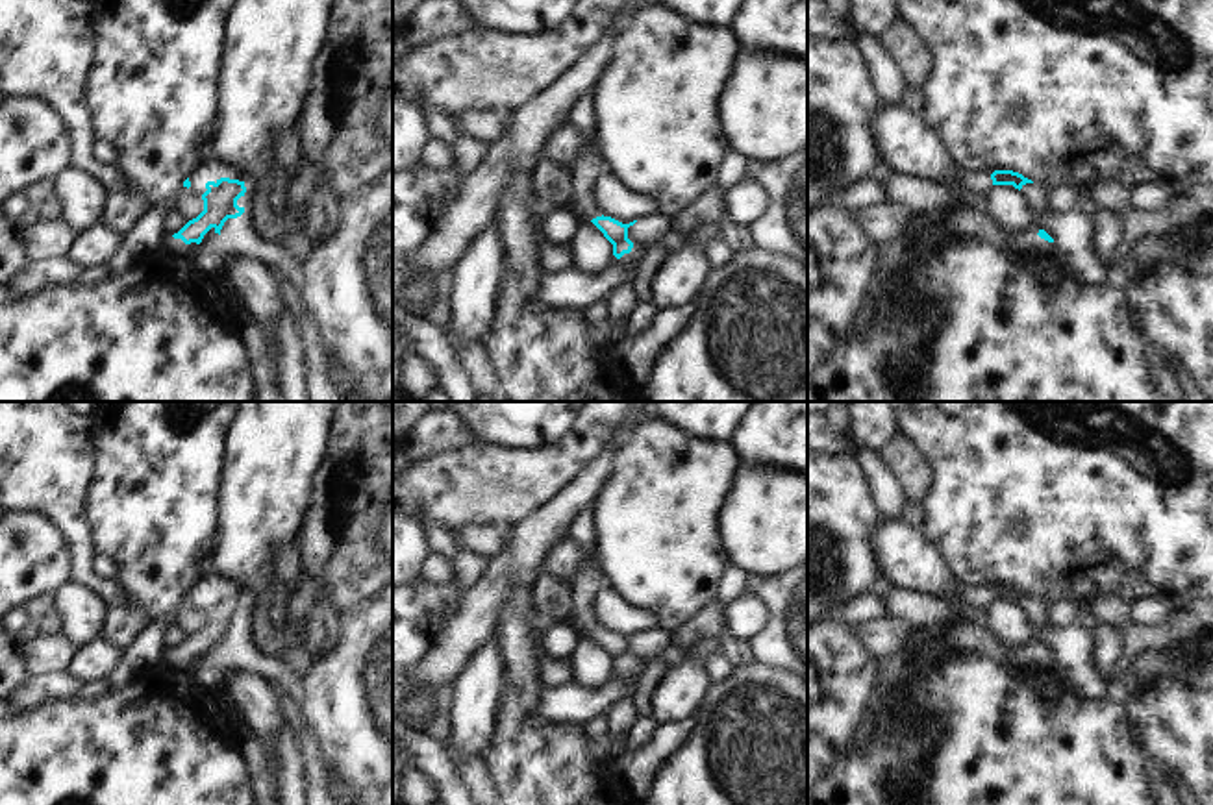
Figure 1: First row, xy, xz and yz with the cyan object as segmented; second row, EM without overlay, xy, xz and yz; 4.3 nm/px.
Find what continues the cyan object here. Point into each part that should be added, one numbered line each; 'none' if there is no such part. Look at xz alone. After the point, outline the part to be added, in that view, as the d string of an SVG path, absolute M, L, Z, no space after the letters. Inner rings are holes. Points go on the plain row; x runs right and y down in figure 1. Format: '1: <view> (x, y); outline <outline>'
1: xz (587, 580); outline M585 509L574 518L569 529L569 540L580 550L580 564L569 581L569 600L572 609L570 622L576 633L593 635L602 631L593 614L593 601L604 585L602 570L598 566L598 553L594 548L593 509Z

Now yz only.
1: yz (967, 637); outline M963 624L941 633L939 638L957 648L959 651L976 651L980 655L985 655L996 664L1009 670L1026 668L1050 674L1050 670L1056 666L1054 657L1048 657L1037 650L1041 644L1039 640L1028 642L1019 651L1009 651L1000 646L996 637L985 625Z

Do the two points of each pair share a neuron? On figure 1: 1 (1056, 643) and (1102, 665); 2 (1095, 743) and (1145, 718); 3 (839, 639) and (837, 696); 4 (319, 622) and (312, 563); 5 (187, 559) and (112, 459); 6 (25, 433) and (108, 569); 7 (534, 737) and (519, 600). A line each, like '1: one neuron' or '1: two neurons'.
1: two neurons
2: two neurons
3: one neuron
4: one neuron
5: one neuron
6: two neurons
7: one neuron

